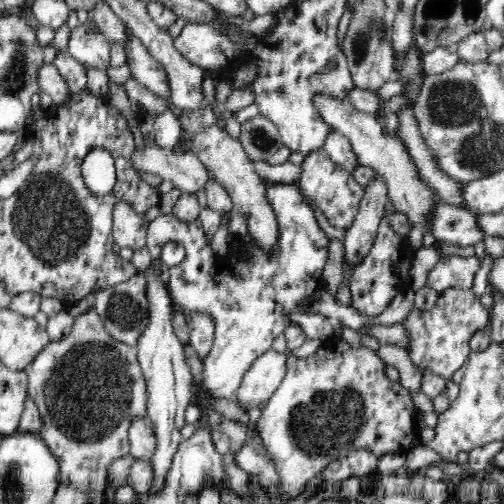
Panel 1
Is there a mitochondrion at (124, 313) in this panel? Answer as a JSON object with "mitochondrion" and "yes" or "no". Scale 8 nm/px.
{"mitochondrion":"yes"}

